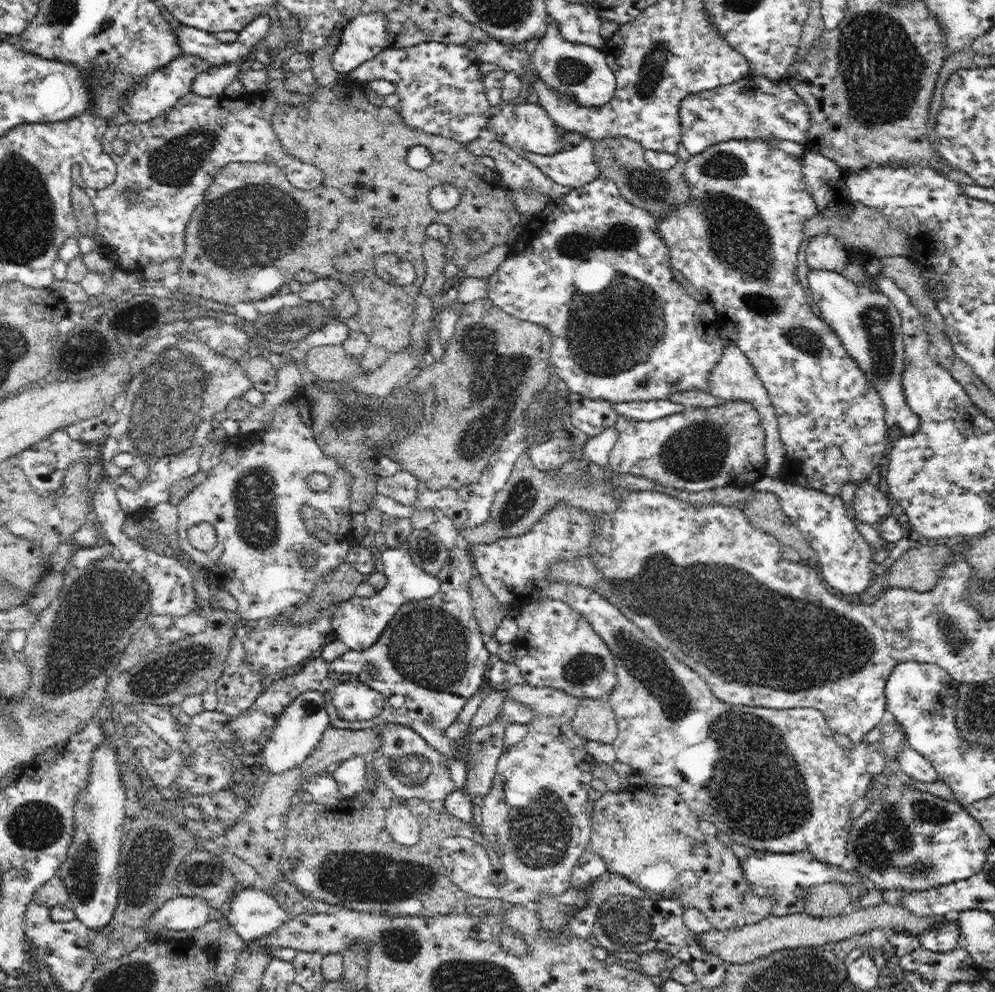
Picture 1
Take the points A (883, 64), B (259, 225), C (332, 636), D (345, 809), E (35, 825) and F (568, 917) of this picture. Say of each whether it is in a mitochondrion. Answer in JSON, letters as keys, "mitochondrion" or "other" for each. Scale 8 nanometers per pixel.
{"A":"mitochondrion","B":"mitochondrion","C":"other","D":"other","E":"mitochondrion","F":"mitochondrion"}

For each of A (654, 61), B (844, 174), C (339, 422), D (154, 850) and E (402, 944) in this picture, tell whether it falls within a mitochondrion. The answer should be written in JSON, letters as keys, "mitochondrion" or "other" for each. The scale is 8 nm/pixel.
{"A":"mitochondrion","B":"other","C":"mitochondrion","D":"mitochondrion","E":"mitochondrion"}

